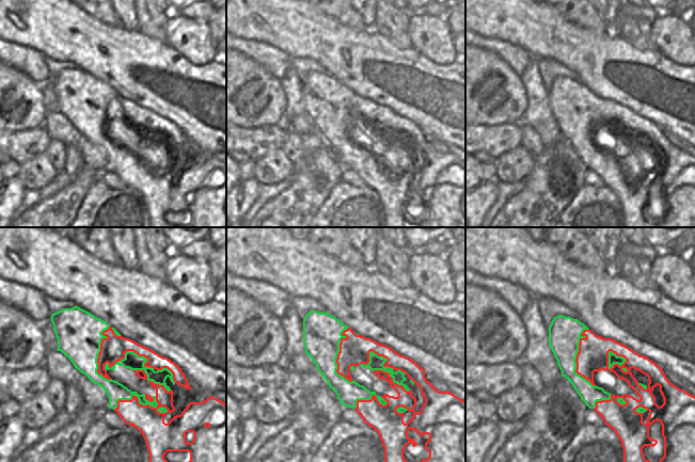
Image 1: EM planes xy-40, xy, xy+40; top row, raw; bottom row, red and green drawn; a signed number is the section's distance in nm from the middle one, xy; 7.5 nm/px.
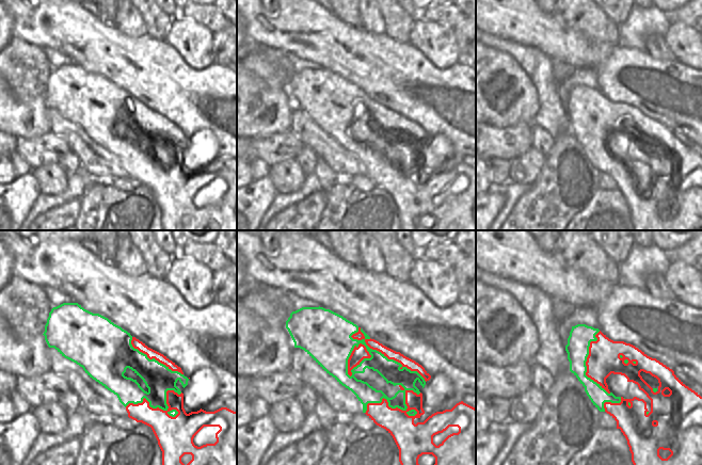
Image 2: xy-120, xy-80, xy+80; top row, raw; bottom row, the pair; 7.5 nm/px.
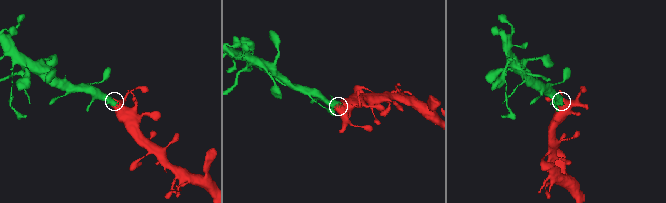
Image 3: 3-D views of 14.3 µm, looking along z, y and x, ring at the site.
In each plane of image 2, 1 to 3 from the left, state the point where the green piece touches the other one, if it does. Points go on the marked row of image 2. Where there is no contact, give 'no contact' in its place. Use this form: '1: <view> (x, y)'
1: xy-120 (160, 409)
2: xy-80 (387, 357)
3: xy+80 (586, 363)

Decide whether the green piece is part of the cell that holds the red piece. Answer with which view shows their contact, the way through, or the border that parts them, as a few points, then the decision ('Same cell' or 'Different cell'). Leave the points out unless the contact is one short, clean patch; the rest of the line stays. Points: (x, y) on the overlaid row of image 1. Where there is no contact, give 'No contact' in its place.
Touches red in xy-40. Same cell.

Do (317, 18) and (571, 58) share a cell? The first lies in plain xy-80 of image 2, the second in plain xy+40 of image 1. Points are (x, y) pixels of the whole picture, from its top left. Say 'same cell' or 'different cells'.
same cell

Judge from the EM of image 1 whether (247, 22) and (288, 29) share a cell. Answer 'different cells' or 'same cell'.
same cell

